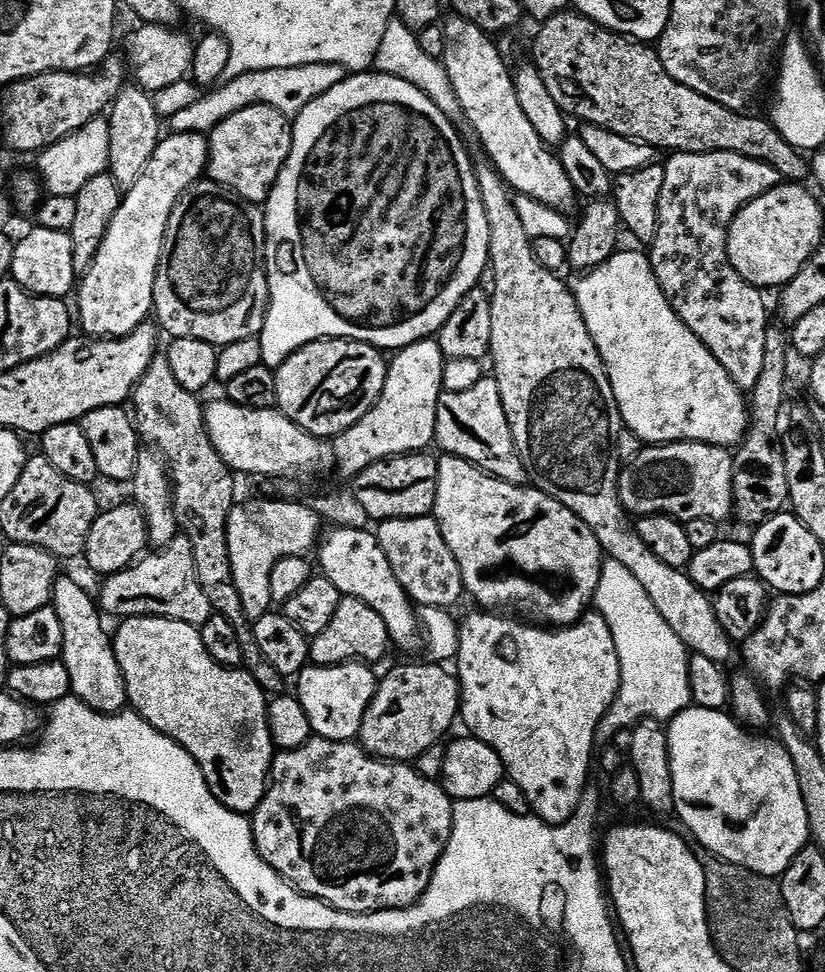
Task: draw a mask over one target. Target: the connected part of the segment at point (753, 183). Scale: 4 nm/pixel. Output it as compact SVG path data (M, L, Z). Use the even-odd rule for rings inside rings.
M673 152L667 158L669 160L663 161L662 164L664 181L662 182L662 198L658 202L658 234L652 239L650 245L652 272L658 278L670 306L676 311L680 321L703 342L706 350L710 350L710 354L714 354L714 358L718 358L718 362L728 371L730 378L739 388L750 390L756 385L758 378L762 378L764 359L766 358L766 330L770 326L770 320L768 320L768 308L764 305L765 293L757 288L755 284L747 284L742 278L742 274L738 274L738 270L734 270L734 266L730 262L728 257L728 231L734 222L734 218L750 201L757 200L758 197L766 194L772 188L777 188L782 183L782 178L778 174L778 170L774 170L774 166L766 166L762 162L751 160L742 154L734 154L733 152Z

